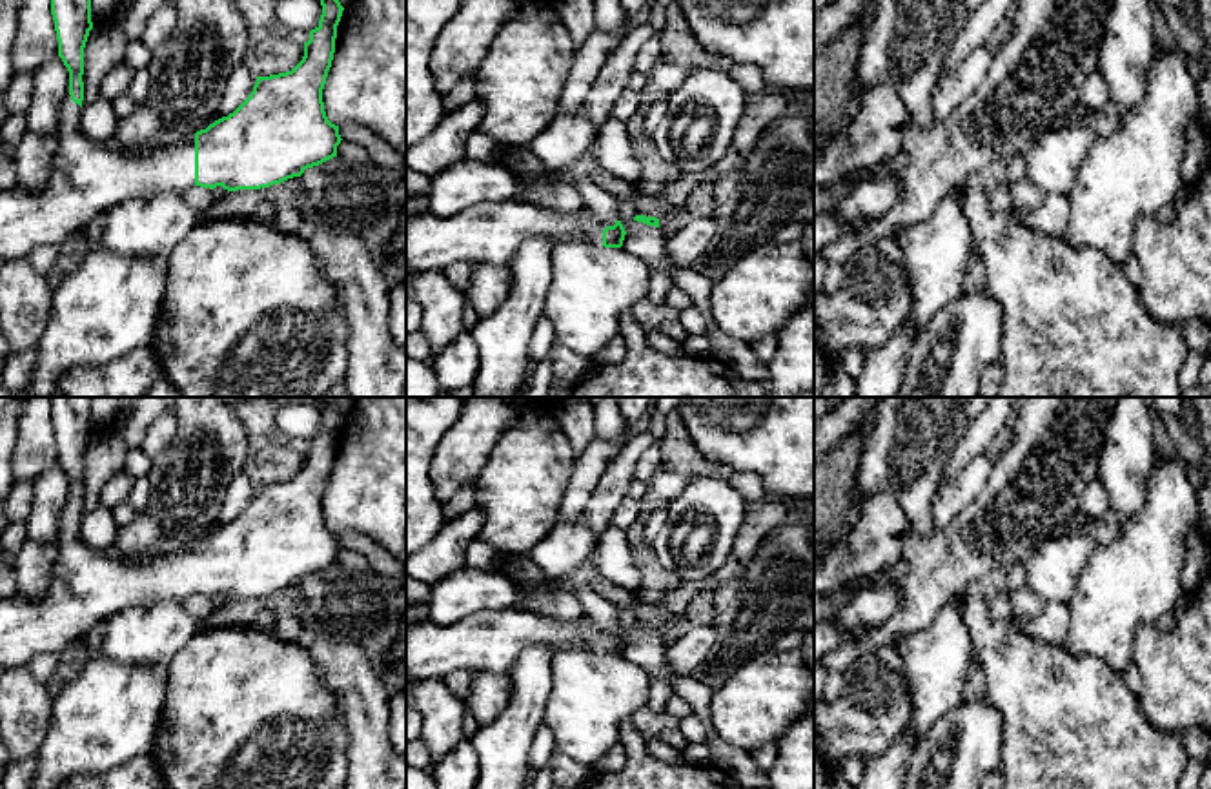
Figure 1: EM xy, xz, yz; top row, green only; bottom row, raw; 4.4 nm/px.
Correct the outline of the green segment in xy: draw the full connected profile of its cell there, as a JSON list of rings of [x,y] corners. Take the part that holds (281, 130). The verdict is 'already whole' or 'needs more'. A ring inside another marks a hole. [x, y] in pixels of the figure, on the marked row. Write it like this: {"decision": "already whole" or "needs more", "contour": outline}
{"decision": "needs more", "contour": [[[51,0],[51,15],[58,40],[58,56],[69,71],[69,91],[58,106],[58,131],[56,131],[56,155],[51,162],[47,184],[31,193],[20,182],[5,191],[0,191],[0,266],[16,259],[24,259],[33,248],[44,244],[60,244],[73,233],[84,230],[100,211],[113,206],[144,199],[155,193],[188,193],[191,188],[217,188],[228,191],[237,190],[260,190],[280,184],[288,179],[300,177],[308,168],[319,166],[337,157],[341,144],[339,126],[331,124],[324,111],[322,89],[335,53],[337,26],[344,7],[339,0],[321,0],[322,15],[319,26],[310,31],[310,40],[304,42],[302,60],[286,73],[257,77],[249,97],[228,117],[222,117],[197,133],[164,138],[160,144],[144,151],[137,149],[113,149],[104,142],[89,138],[80,128],[82,100],[84,100],[84,47],[93,29],[91,0]]]}

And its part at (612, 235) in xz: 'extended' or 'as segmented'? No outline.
extended

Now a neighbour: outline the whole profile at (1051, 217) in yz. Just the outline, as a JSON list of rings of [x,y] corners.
[[[1045,193],[1038,208],[1014,208],[1011,215],[1033,231],[1062,237],[1069,222],[1069,211],[1071,204],[1067,195]]]

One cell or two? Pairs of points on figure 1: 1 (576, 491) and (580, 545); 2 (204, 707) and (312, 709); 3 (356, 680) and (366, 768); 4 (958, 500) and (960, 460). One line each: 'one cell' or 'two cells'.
1: two cells
2: one cell
3: one cell
4: two cells

